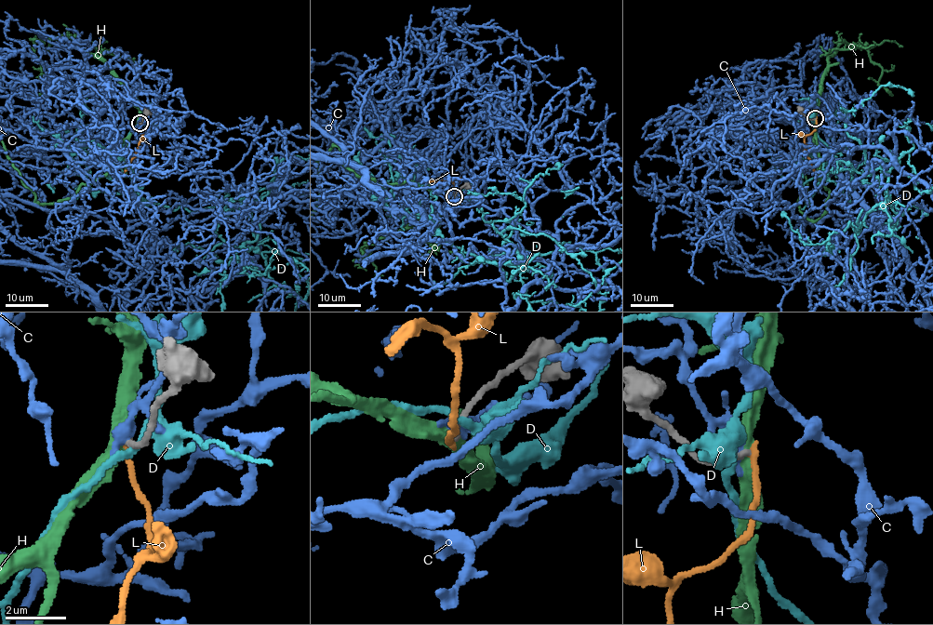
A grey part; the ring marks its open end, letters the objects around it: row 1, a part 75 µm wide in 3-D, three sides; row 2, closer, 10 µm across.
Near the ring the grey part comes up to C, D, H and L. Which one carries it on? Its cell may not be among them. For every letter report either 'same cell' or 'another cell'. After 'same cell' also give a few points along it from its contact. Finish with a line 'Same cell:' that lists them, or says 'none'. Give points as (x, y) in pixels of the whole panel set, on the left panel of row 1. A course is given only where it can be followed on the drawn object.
C: another cell
D: another cell
H: another cell
L: same cell
Same cell: L

